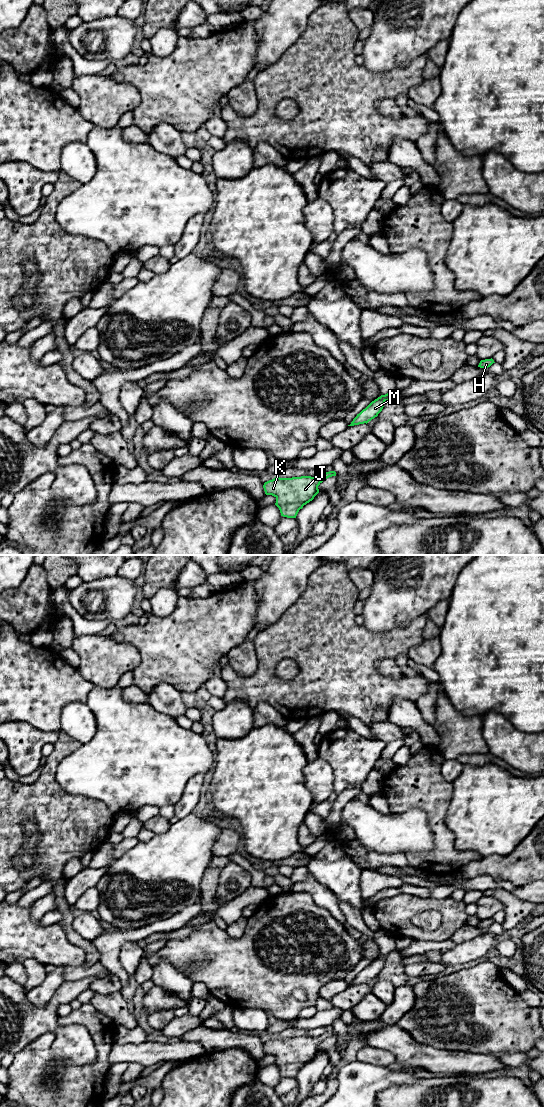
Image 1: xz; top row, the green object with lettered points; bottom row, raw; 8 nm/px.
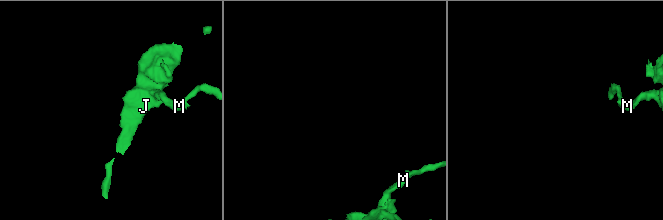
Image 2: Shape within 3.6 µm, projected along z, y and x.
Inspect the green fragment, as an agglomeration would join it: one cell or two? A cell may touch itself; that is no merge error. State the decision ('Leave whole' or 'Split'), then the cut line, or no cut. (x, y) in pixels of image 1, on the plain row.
Split. Split along xz (383, 955), (385, 960)

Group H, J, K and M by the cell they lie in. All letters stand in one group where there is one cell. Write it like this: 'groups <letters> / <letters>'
groups H / J K M

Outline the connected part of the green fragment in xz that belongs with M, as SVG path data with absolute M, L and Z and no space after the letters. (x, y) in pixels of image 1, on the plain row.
M381 955L374 961L372 961L365 969L363 969L357 976L353 979L350 985L354 986L359 984L368 983L372 979L378 976L378 974L382 971L385 963L384 955Z

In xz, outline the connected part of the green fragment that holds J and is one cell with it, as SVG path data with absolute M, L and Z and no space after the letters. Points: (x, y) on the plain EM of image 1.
M329 1031L319 1037L301 1036L274 1039L264 1043L266 1055L276 1058L275 1065L281 1076L296 1078L300 1069L314 1059L319 1053L318 1046L327 1038L336 1036L335 1031Z

